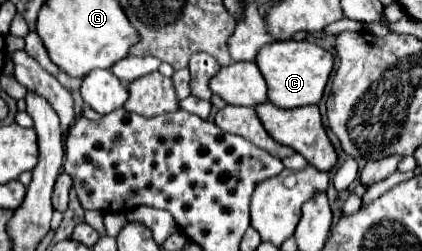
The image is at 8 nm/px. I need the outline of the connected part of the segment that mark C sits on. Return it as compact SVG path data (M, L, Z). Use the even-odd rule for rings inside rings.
M309 41L271 43L271 47L265 47L263 51L259 51L259 59L255 59L255 63L263 71L263 77L267 79L269 101L285 109L319 103L323 97L327 79L333 71L333 55Z

